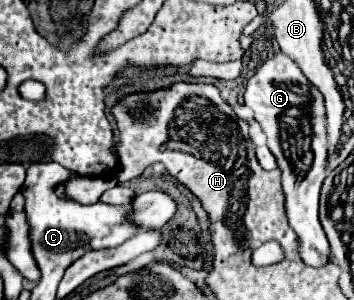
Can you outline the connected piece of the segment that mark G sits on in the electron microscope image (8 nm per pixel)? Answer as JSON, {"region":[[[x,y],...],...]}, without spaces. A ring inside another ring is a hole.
{"region":[[[278,52],[270,60],[266,60],[258,72],[248,80],[244,92],[246,106],[254,112],[254,120],[262,126],[268,148],[278,160],[278,168],[282,170],[282,188],[286,194],[286,212],[292,230],[300,242],[300,256],[310,266],[324,266],[330,258],[330,244],[324,234],[324,228],[318,220],[318,196],[326,170],[326,110],[324,96],[314,88],[302,70],[296,66],[292,58]],[[314,140],[322,140],[322,146],[308,146]]]}

